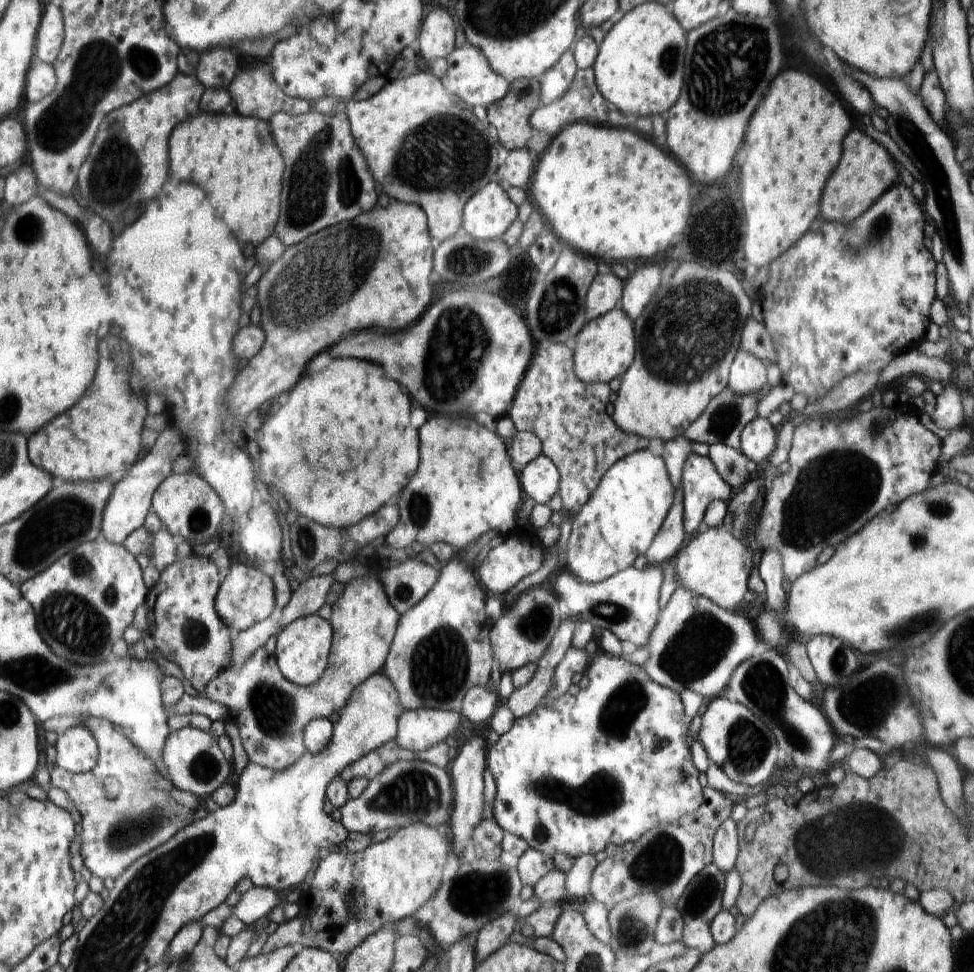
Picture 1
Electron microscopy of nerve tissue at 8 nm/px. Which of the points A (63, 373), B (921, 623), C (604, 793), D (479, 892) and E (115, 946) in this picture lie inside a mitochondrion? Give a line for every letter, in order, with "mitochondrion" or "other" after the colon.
A: other
B: mitochondrion
C: mitochondrion
D: mitochondrion
E: mitochondrion

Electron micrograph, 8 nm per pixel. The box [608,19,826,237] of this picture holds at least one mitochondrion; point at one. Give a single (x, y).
(669, 60)

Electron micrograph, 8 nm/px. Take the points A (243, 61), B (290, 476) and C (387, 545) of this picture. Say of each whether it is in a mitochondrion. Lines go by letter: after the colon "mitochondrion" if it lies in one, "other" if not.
A: other
B: other
C: other

